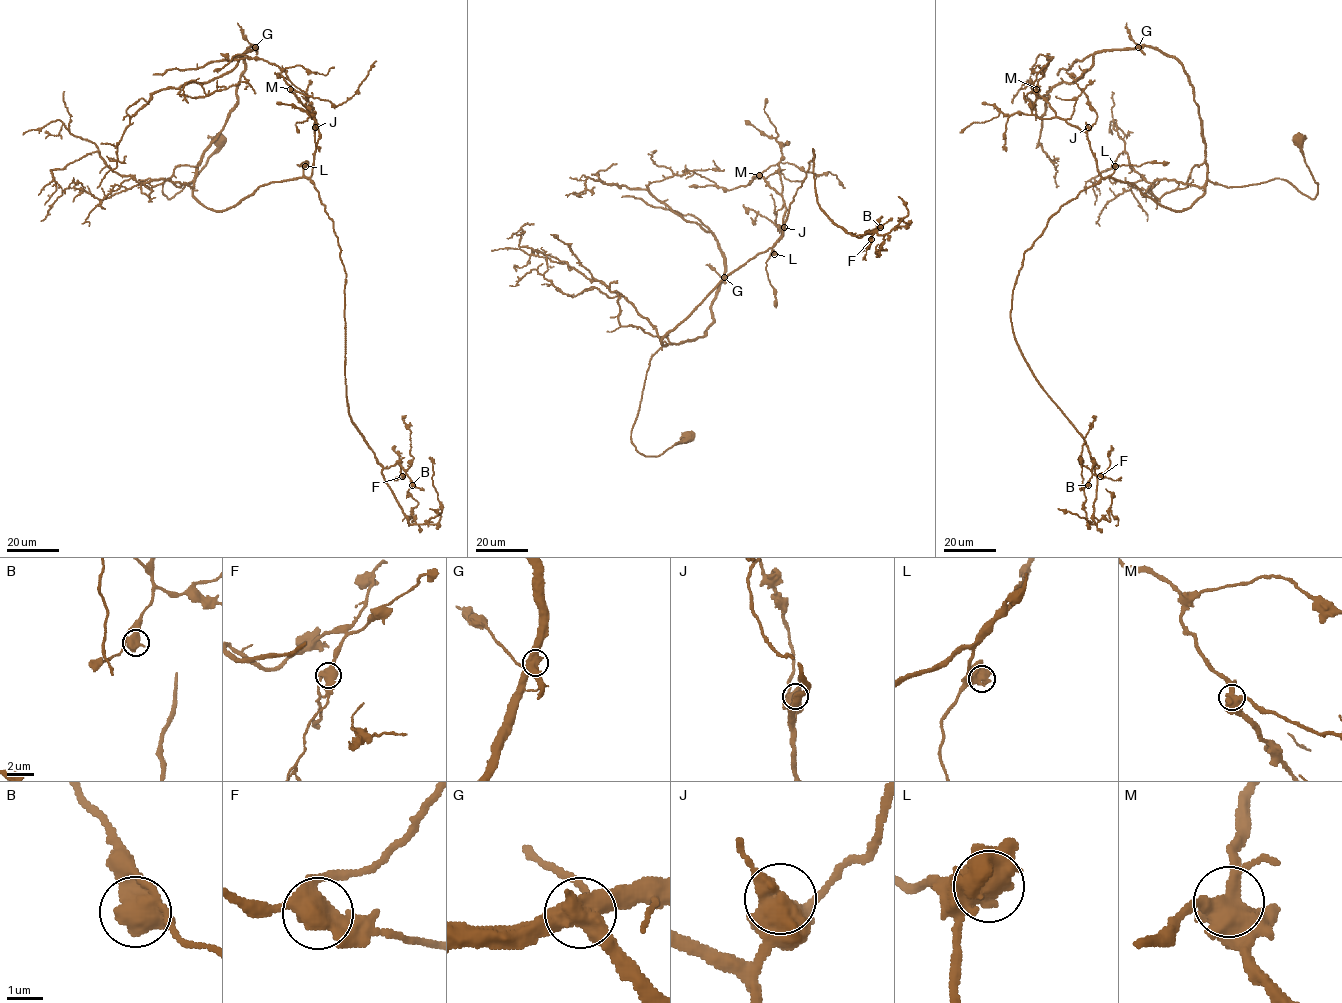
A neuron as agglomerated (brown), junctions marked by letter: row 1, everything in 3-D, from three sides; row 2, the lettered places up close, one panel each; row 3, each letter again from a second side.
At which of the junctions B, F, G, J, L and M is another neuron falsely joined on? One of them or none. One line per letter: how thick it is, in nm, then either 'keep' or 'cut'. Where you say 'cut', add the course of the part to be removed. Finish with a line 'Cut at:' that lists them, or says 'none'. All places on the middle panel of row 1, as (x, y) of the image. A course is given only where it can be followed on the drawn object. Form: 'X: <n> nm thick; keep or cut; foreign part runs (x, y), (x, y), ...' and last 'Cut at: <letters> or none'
B: 550 nm thick; keep
F: 500 nm thick; keep
G: 550 nm thick; cut; foreign part runs (724, 276), (706, 265)
J: 550 nm thick; keep
L: 550 nm thick; keep
M: 480 nm thick; keep
Cut at: G

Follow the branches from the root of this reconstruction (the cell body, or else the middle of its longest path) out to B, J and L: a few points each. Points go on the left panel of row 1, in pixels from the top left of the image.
B: (218, 138), (162, 193), (193, 180), (225, 210), (314, 184), (346, 272), (348, 414), (412, 485)
J: (218, 138), (168, 199), (168, 179), (193, 180), (195, 198), (225, 210), (261, 186), (309, 177), (315, 127)
L: (218, 138), (168, 199), (168, 179), (193, 180), (195, 198), (225, 210), (305, 166)

